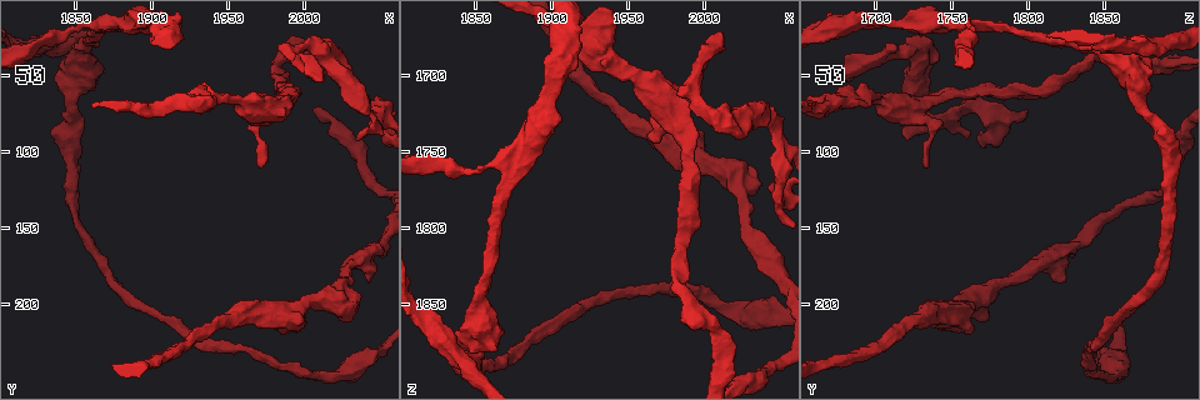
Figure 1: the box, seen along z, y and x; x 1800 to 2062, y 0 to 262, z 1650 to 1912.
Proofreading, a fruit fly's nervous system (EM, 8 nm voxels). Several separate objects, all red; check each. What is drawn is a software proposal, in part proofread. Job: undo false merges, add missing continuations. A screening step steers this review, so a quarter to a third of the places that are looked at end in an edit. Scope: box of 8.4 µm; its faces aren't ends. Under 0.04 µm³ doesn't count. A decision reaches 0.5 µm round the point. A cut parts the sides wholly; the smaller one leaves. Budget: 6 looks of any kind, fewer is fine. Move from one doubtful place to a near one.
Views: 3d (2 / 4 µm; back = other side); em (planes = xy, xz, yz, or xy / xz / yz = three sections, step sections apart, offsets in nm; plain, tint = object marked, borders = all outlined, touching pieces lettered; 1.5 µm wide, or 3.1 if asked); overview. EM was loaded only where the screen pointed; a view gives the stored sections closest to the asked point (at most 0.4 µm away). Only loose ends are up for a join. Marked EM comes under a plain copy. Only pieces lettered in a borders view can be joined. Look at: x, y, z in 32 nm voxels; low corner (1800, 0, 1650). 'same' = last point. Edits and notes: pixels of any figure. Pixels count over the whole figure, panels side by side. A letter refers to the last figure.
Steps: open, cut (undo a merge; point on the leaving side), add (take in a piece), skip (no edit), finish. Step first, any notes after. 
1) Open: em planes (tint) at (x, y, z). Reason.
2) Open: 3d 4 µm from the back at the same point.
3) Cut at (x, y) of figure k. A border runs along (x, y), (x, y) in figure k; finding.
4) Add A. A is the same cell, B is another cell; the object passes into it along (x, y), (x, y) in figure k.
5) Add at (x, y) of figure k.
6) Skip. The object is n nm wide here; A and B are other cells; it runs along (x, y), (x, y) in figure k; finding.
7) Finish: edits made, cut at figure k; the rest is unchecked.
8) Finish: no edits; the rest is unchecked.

Open: em xz step 4 (tint) at (2042, 186, 1824). Free end.

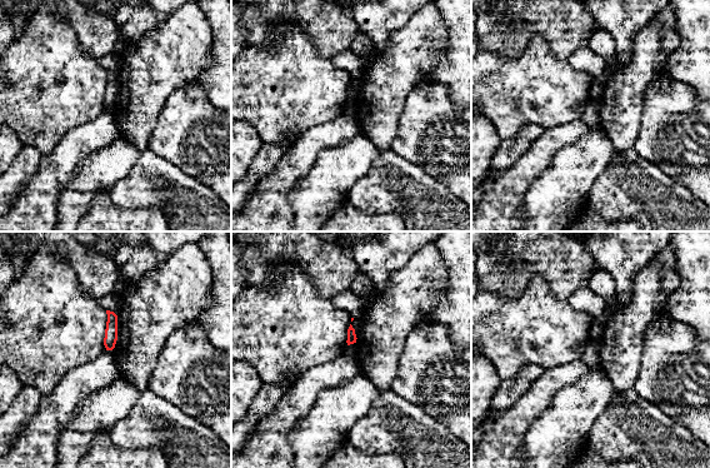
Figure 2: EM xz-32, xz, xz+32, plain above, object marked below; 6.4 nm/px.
Open: em planes (tint) at the same point. Cut it another way.

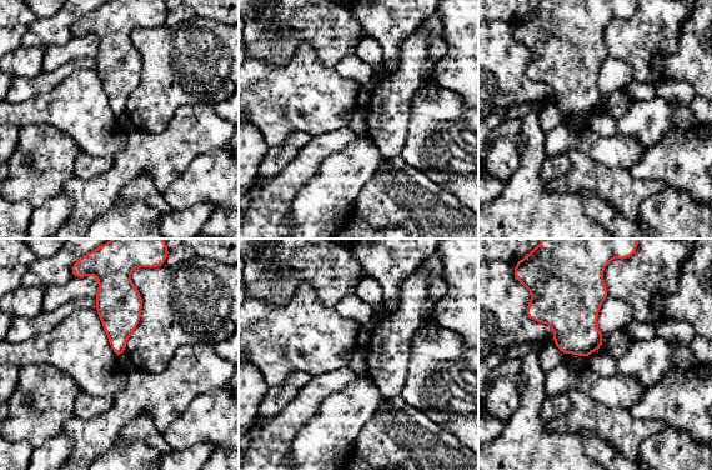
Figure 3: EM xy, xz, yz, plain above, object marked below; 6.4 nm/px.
Open: em planes (borders) at the same point.

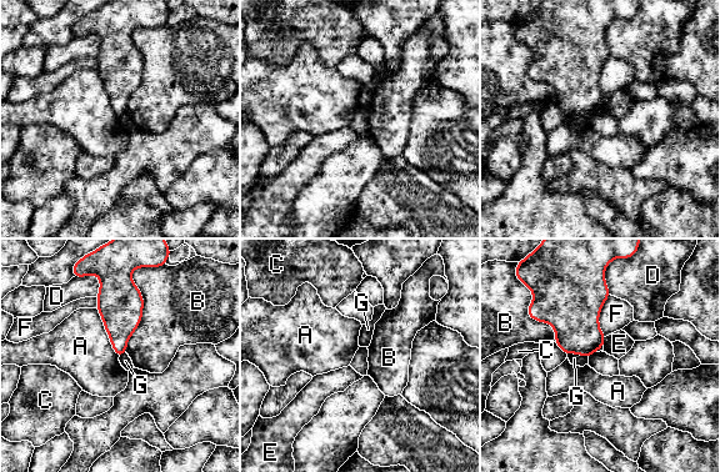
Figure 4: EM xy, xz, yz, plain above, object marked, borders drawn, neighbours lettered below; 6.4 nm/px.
Skip. A, B, C, D, E, F and G are other cells; a border runs along (131, 274), (143, 317), (125, 352) in figure 4; no lettered piece goes on from it.

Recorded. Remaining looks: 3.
Open: em planes (tint) at (1972, 110, 1732). Branch stops here.

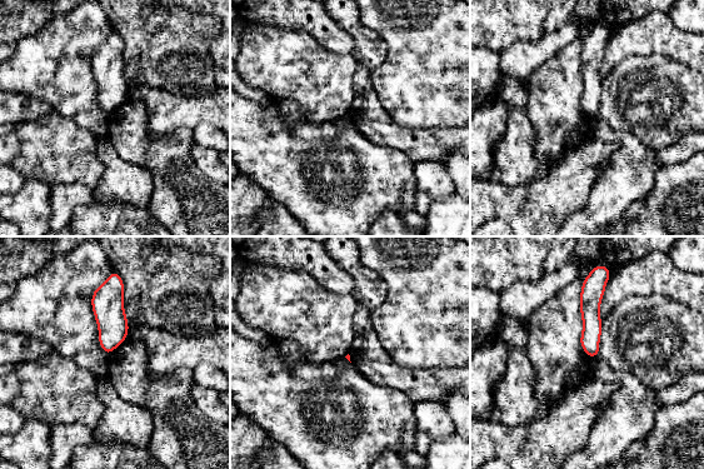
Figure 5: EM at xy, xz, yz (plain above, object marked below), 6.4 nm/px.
Open: em planes (borders) at the same point.

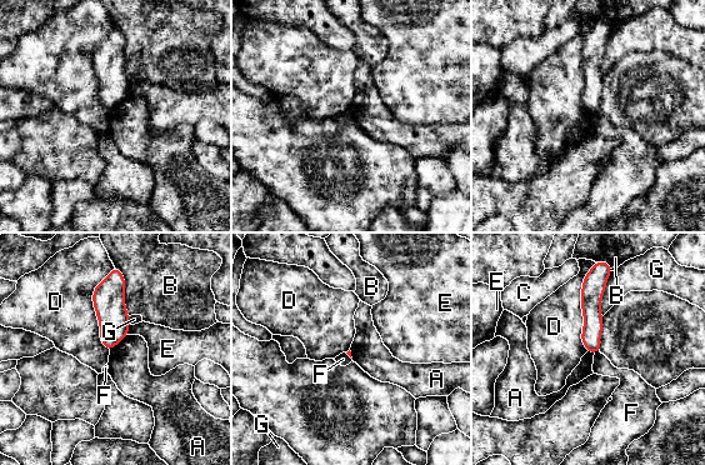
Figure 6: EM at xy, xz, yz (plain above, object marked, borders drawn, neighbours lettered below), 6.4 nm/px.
Skip. The longest contact is with D, 550 nm; A, B, C, D, E, F and G are other cells; no lettered piece goes on from it.

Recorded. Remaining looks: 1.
Finish: no edits; the rest is unchecked.

